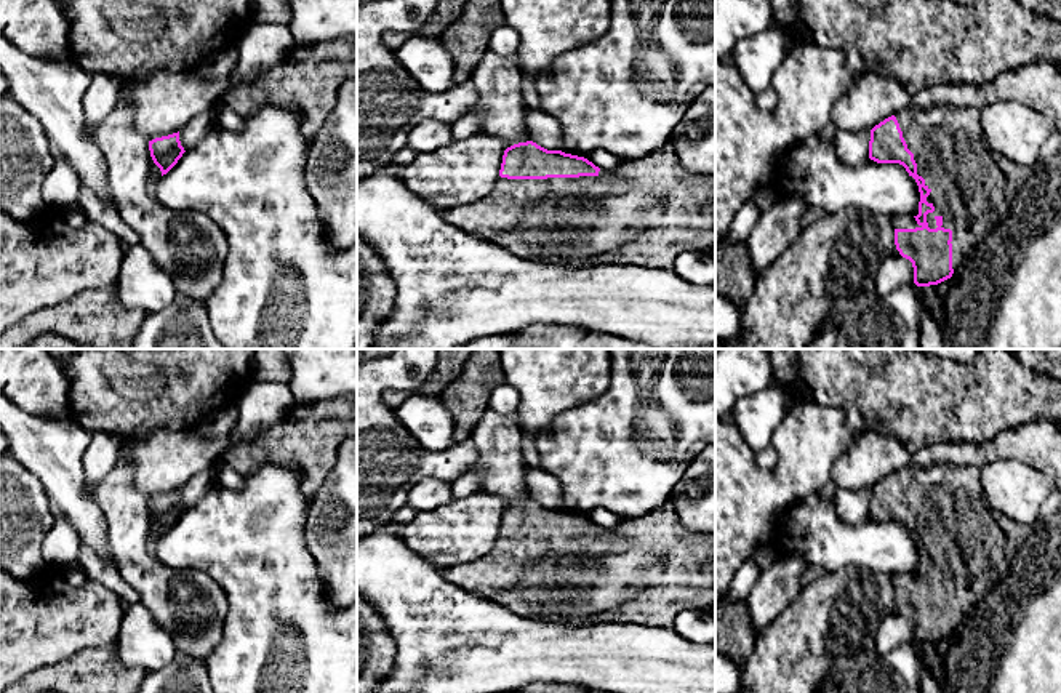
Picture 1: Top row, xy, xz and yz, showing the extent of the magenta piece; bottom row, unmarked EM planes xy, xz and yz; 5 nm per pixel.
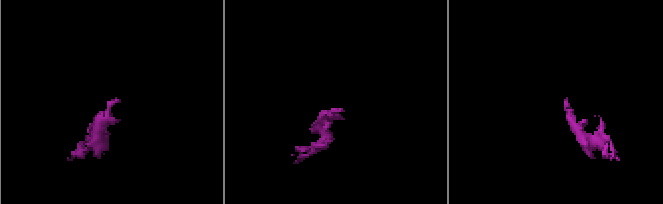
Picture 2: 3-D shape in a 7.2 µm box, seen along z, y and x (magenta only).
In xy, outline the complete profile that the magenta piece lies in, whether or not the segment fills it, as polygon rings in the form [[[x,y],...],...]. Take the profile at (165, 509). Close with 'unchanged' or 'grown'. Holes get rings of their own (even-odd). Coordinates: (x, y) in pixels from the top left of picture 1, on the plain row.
[[[179,490],[149,499],[149,509],[162,535],[166,533],[186,511],[179,499]]] | unchanged

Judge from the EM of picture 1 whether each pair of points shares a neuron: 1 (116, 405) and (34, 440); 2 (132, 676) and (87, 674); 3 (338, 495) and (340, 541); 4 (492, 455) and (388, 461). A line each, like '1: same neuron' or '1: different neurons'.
1: different neurons
2: same neuron
3: same neuron
4: different neurons

